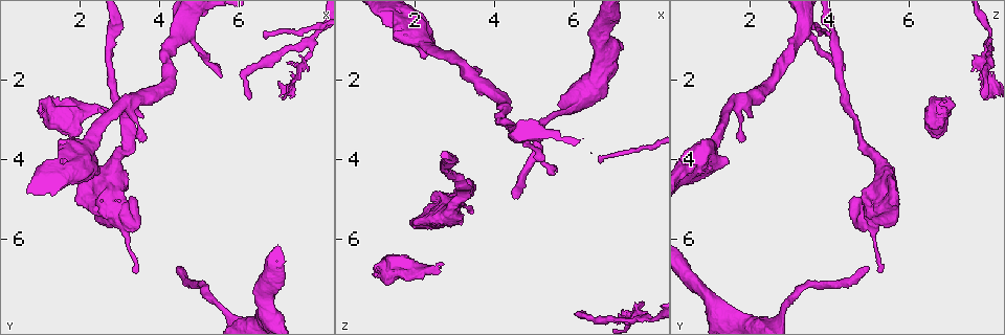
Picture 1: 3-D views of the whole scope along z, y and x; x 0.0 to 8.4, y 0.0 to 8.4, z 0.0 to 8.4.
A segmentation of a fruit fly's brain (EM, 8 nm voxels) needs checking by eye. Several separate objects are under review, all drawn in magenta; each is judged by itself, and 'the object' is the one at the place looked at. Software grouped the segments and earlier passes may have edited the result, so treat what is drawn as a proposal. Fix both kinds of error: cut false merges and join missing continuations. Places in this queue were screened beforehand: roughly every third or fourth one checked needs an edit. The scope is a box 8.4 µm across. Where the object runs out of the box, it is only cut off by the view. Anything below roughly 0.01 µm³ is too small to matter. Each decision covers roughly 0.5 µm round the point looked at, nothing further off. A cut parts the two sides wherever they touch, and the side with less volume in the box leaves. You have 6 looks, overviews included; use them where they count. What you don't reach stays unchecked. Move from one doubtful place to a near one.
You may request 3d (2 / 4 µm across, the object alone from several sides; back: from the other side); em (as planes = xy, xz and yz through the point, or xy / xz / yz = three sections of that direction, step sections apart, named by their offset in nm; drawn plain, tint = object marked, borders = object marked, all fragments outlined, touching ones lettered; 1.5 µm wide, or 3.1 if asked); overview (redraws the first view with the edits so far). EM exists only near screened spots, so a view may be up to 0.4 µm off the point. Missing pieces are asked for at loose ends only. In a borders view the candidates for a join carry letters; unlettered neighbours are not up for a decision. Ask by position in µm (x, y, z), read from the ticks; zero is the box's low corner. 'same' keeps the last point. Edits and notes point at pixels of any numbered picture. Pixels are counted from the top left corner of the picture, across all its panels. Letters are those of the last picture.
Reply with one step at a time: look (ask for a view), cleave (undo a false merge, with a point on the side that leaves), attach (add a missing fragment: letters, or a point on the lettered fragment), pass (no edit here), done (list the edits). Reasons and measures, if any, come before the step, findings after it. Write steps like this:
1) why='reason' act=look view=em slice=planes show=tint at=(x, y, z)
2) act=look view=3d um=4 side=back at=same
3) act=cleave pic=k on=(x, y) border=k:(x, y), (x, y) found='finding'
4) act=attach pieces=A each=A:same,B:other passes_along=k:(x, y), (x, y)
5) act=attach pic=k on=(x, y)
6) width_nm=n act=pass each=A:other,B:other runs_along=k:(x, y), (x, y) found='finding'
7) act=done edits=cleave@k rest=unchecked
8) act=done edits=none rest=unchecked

why='free end' act=look view=3d um=4 at=(2.70, 2.75, 6.55)

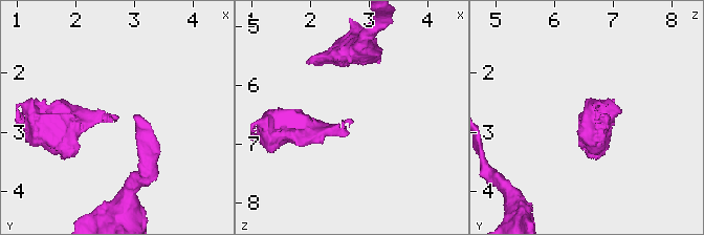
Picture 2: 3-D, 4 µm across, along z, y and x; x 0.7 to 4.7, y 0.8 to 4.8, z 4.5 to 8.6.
why='now the EM' act=look view=em slice=xy step=4 show=borders at=(2.70, 2.75, 6.65)

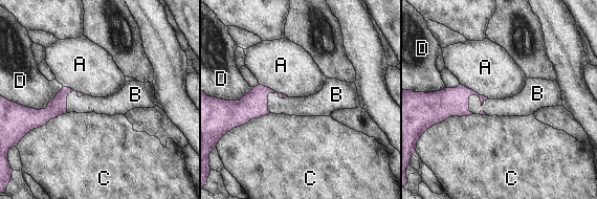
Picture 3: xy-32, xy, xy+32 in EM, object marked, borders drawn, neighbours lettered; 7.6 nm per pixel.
act=attach pieces=B each=A:other,B:same,C:other,D:other passes_along=3:(450, 102), (472, 94), (491, 107) found='the neuron continues'

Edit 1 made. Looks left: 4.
why='see it whole again' act=look view=overview

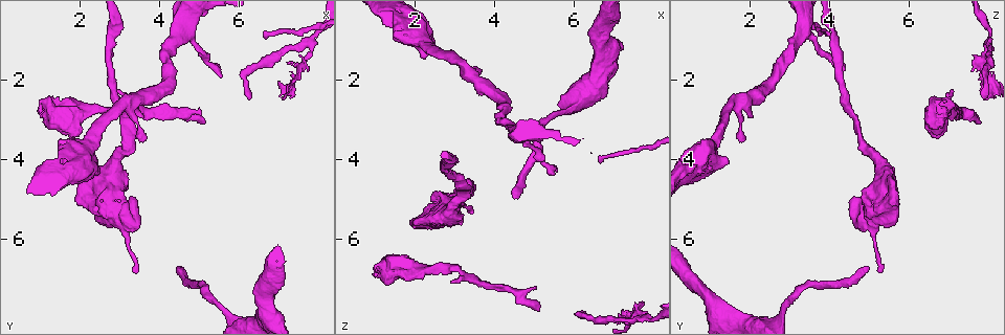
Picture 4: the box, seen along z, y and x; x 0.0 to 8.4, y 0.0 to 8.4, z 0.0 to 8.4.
why='sudden change in width' act=look view=3d um=4 at=(4.60, 0.75, 3.40)

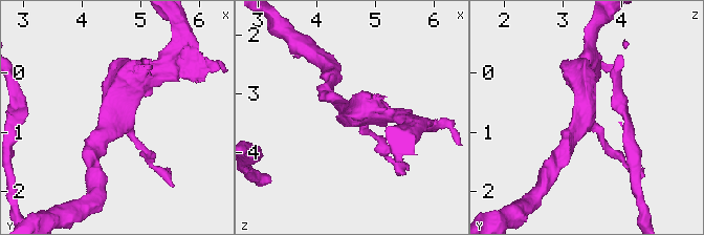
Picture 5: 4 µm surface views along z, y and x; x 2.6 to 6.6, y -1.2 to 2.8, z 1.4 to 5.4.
arms=3 why='need the tissue' act=look view=em slice=planes show=borders at=(4.55, 0.80, 3.35)

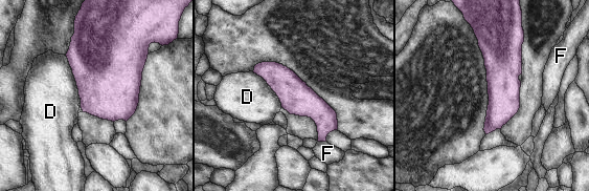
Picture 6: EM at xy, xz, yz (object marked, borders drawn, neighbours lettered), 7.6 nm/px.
act=pass each=D:other,F:other border=6:(65, 56), (81, 102) found='continuous, no second neuron'

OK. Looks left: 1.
act=look view=em slice=planes show=borders at=(4.50, 6.65, 5.00)

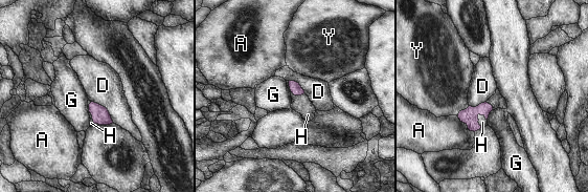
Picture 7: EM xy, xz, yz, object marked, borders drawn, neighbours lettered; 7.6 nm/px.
longest_contact=D:240nm act=attach pieces=H each=A:other,D:other,G:other,H:same,Y:other passes_along=7:(295, 88), (292, 92), (301, 104) found='it goes on there'

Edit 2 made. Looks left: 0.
act=done edits=attach@3,attach@7 rest=unchecked

